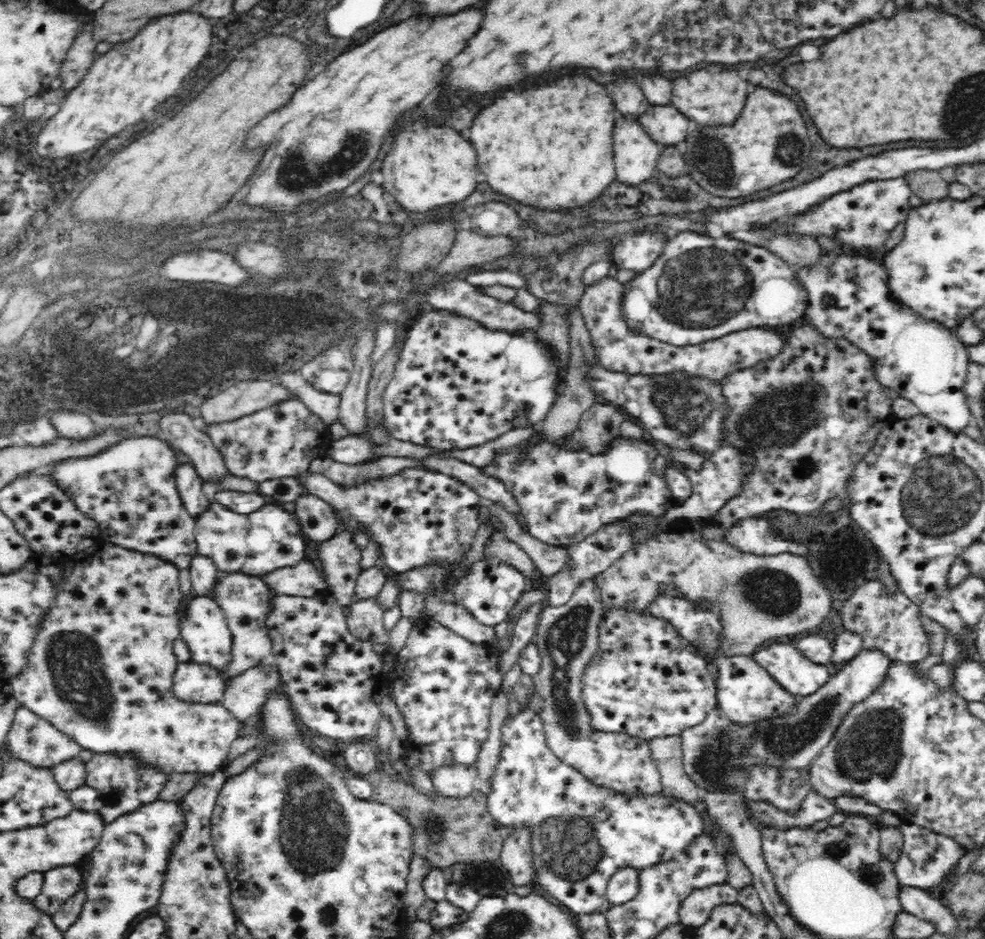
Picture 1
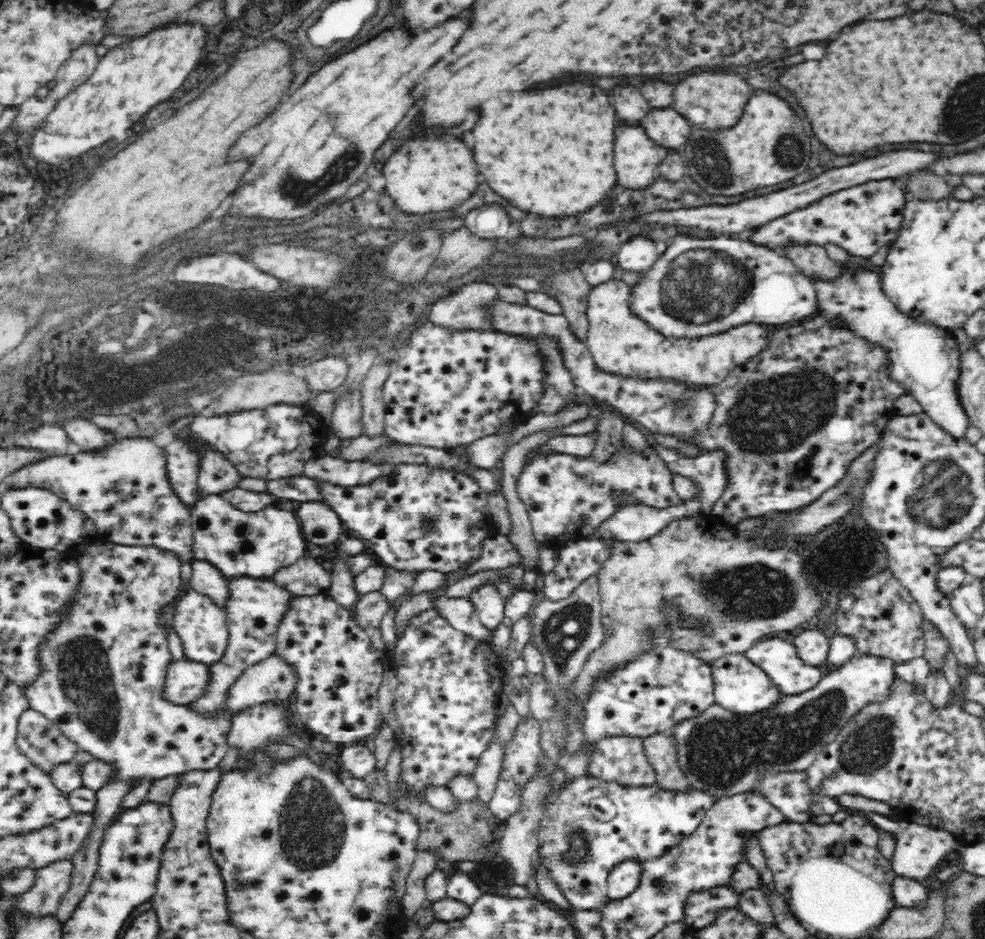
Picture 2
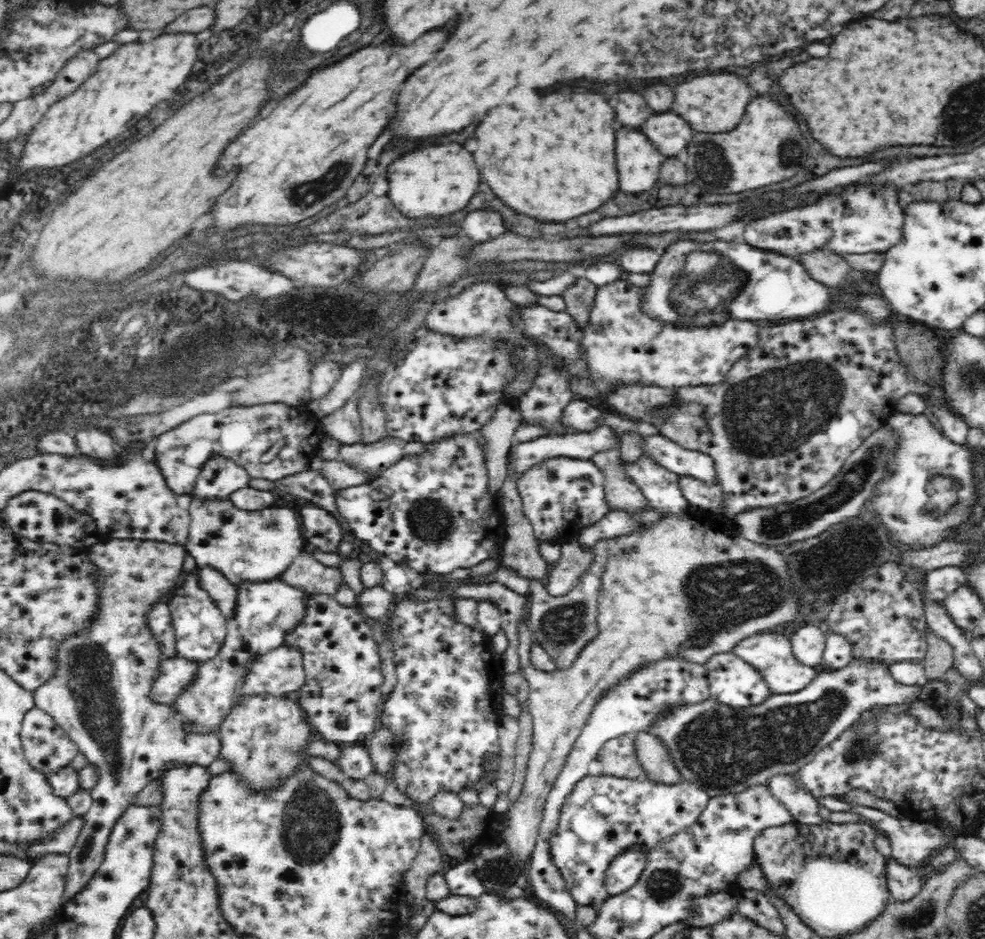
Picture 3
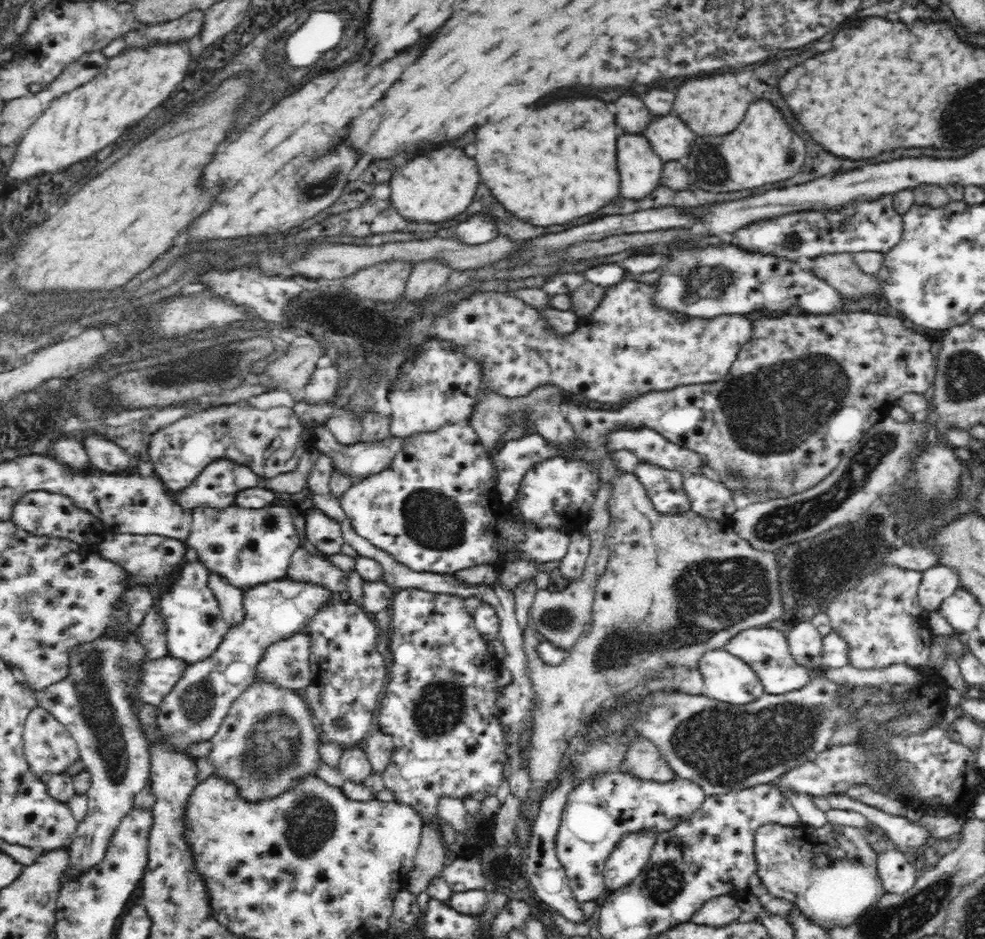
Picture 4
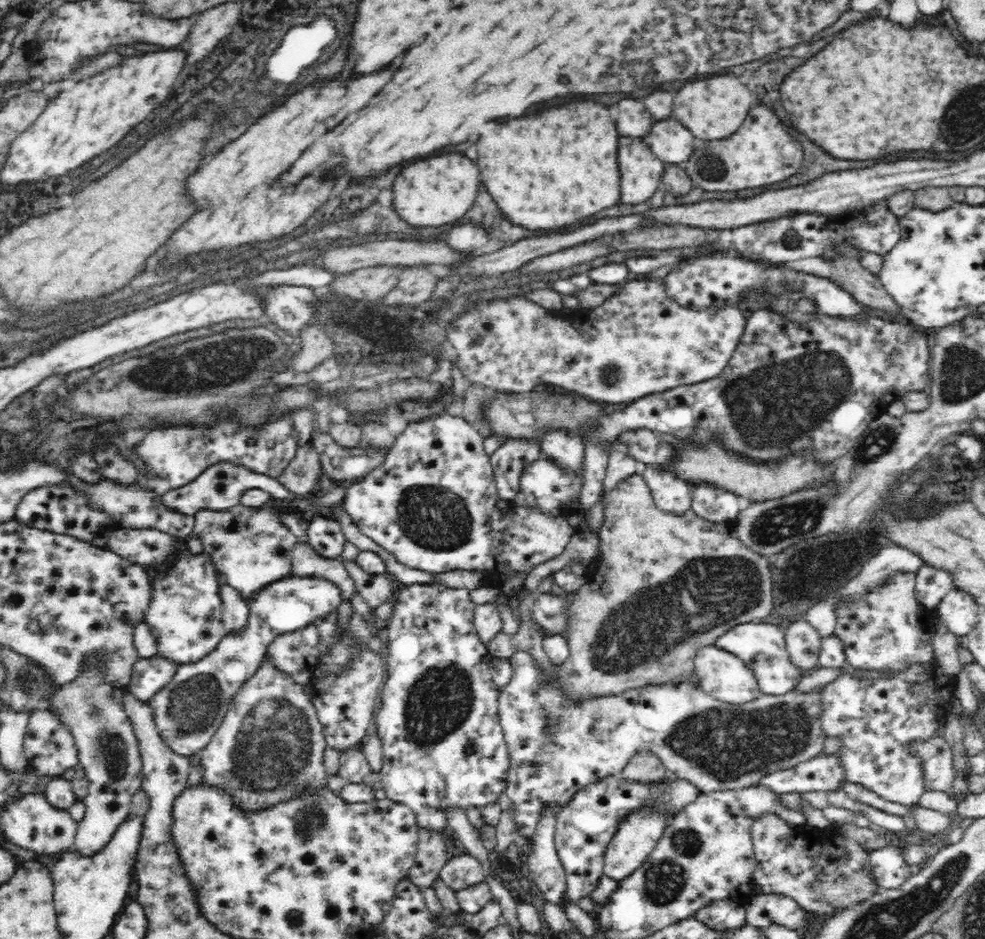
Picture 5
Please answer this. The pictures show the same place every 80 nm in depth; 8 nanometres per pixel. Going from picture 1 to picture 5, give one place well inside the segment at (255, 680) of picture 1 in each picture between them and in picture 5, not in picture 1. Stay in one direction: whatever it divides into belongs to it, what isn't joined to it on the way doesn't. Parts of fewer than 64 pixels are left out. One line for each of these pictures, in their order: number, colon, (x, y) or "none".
2: (273, 679)
3: (281, 670)
4: (287, 662)
5: (297, 652)

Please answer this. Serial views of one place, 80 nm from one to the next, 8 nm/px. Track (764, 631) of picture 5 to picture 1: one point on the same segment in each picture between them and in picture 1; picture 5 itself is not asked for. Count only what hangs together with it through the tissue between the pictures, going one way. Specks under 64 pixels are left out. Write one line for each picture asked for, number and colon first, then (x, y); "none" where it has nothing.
1: (787, 666)
2: (777, 658)
3: (770, 653)
4: (765, 649)

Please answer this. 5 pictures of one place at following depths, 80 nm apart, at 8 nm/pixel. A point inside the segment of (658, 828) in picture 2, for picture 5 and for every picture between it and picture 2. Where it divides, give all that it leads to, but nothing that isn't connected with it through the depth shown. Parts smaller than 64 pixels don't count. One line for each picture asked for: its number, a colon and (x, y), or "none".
3: (604, 814)
4: (599, 811)
5: (583, 828)

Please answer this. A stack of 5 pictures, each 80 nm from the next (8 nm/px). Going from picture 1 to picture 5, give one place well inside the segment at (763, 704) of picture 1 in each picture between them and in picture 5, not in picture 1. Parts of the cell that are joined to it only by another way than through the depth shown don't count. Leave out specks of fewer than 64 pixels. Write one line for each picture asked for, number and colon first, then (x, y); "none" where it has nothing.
2: (739, 685)
3: (732, 681)
4: (727, 678)
5: (724, 676)

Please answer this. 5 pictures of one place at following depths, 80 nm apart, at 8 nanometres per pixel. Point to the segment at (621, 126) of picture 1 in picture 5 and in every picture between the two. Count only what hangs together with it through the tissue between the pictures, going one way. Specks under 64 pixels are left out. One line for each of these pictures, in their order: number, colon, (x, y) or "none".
2: (637, 158)
3: (639, 164)
4: (641, 168)
5: (642, 171)

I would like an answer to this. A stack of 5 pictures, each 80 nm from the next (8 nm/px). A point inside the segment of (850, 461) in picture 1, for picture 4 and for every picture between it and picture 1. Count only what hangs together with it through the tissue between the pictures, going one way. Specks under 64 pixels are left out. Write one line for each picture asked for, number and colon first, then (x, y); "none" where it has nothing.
2: (788, 421)
3: (788, 413)
4: (802, 390)

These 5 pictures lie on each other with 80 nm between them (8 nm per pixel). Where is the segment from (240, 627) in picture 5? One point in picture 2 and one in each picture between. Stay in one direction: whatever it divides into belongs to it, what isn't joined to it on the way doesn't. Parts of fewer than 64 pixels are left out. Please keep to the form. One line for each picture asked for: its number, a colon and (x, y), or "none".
2: (206, 579)
3: (225, 594)
4: (230, 599)

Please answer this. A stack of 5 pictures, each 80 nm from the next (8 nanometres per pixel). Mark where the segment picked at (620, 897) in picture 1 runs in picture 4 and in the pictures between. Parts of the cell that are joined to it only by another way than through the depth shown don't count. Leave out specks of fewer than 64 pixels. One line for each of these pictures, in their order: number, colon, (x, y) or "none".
2: (624, 877)
3: (625, 868)
4: (631, 853)

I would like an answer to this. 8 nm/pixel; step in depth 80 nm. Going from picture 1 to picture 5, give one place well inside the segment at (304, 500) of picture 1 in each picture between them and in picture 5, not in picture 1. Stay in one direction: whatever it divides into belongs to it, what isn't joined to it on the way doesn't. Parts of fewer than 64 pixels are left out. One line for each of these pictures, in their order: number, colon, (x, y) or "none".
2: (320, 525)
3: (320, 529)
4: (324, 533)
5: (325, 535)

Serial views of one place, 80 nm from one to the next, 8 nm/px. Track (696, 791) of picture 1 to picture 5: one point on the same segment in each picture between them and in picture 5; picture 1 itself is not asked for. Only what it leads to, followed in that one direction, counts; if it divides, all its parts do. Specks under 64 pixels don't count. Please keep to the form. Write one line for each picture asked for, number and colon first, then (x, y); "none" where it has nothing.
2: (658, 749)
3: (650, 754)
4: (643, 761)
5: (644, 767)

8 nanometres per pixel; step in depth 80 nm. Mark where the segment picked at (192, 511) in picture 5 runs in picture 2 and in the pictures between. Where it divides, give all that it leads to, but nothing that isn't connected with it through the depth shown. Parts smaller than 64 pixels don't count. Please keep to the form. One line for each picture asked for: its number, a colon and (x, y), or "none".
2: (217, 474)
3: (220, 477)
4: (217, 486)

